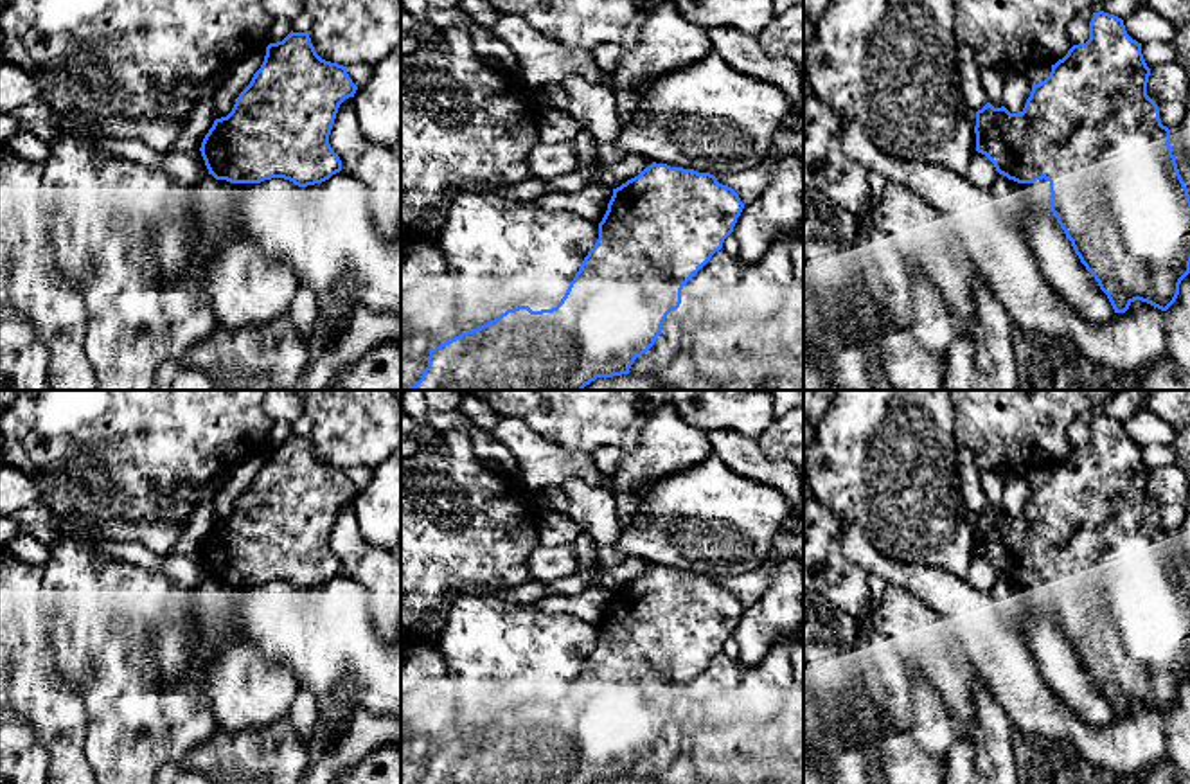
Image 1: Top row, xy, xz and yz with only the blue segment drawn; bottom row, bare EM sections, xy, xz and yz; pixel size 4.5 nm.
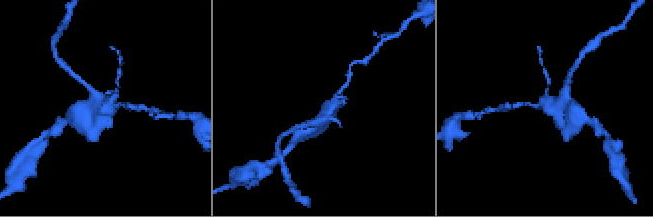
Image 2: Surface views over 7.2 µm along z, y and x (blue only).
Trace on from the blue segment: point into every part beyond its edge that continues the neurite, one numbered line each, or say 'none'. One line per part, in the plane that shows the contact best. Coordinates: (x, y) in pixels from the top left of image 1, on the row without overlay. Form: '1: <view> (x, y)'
none

